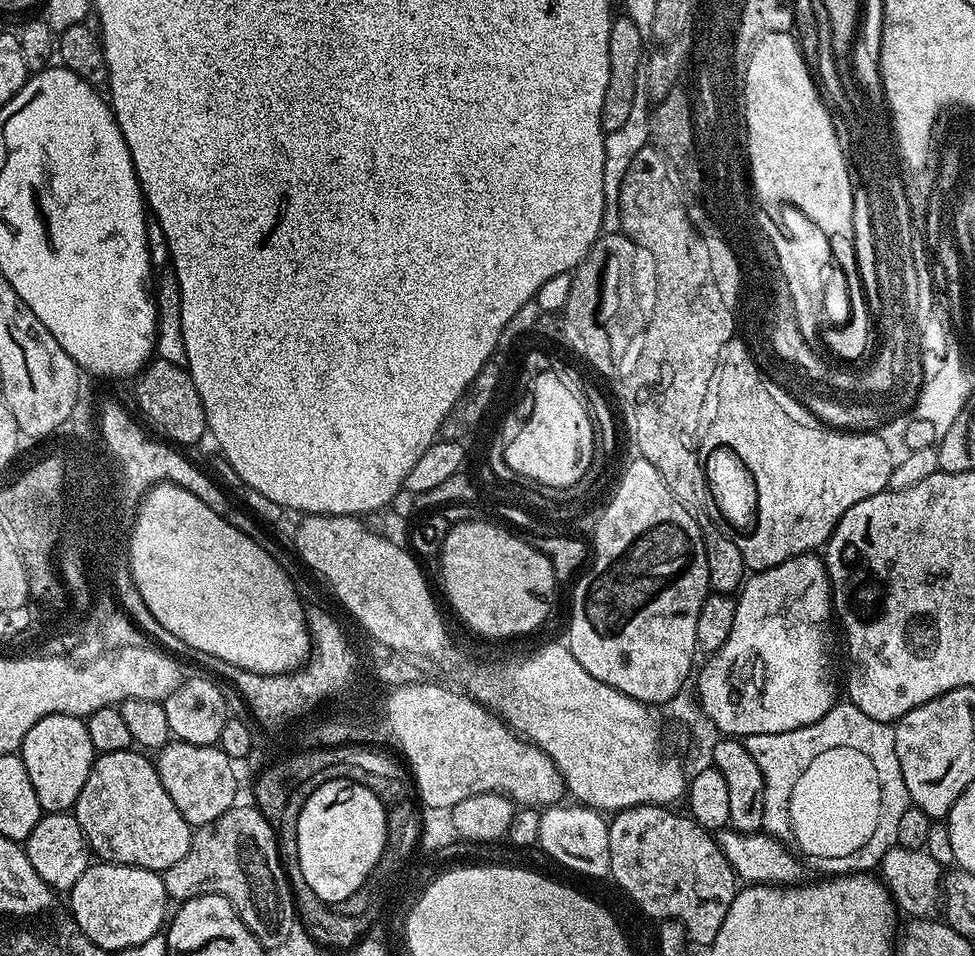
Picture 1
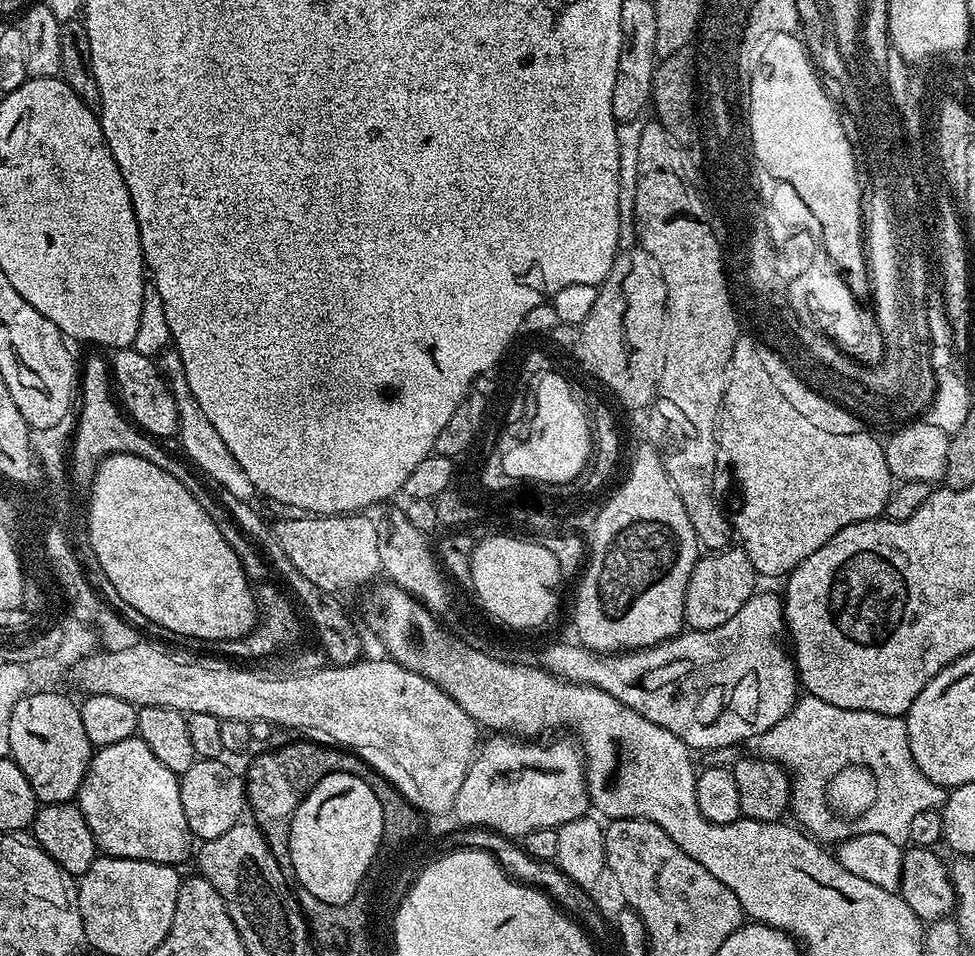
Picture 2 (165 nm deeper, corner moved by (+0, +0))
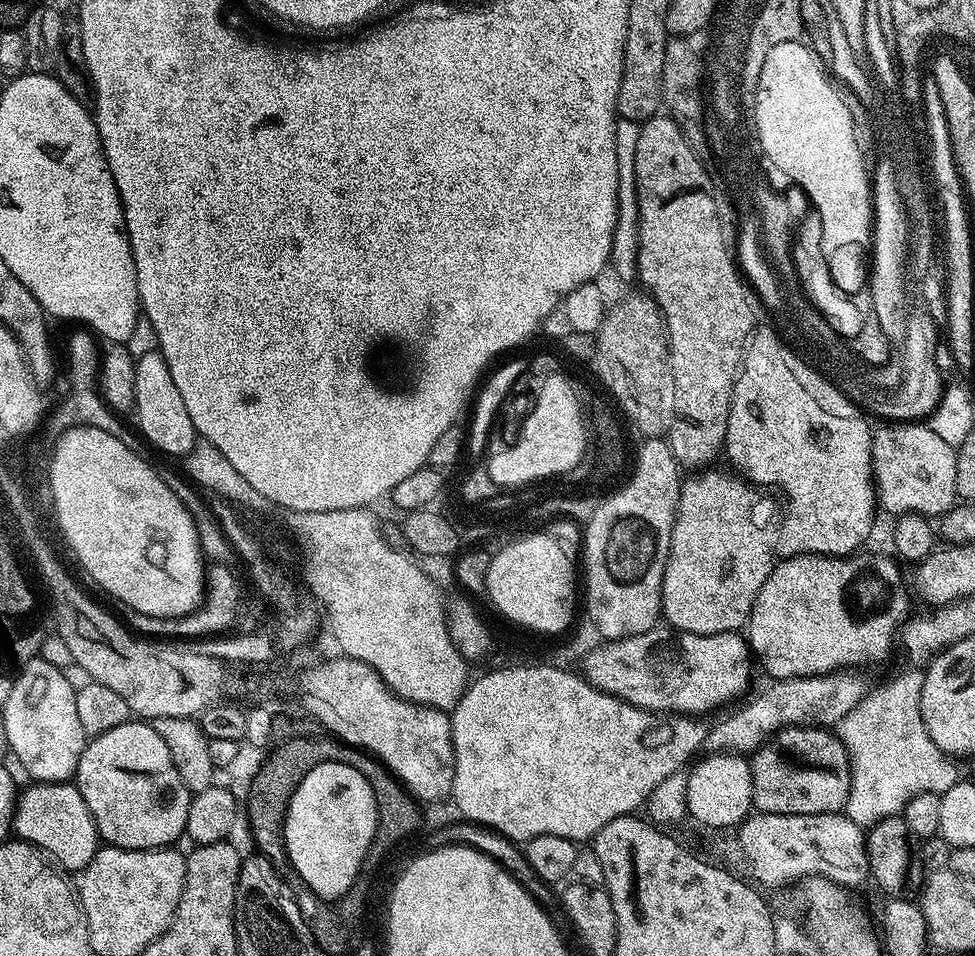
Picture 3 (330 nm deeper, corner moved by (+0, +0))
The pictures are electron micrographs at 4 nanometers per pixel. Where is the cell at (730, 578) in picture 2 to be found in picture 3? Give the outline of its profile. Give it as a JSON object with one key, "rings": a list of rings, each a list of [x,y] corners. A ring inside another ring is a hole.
{"rings":[[[700,470],[683,481],[680,486],[680,501],[676,507],[676,521],[670,538],[670,554],[666,562],[666,574],[662,578],[662,598],[660,610],[663,619],[677,632],[689,632],[690,634],[722,634],[723,632],[740,632],[748,623],[748,615],[754,606],[754,598],[758,598],[758,590],[762,590],[762,582],[770,578],[774,565],[778,560],[776,542],[780,538],[780,526],[782,508],[776,505],[776,500],[771,496],[771,491],[757,486],[739,475],[728,472],[712,472],[713,470]]]}

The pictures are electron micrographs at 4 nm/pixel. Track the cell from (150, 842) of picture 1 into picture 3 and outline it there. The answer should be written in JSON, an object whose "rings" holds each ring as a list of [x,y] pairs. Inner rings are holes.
{"rings":[[[129,722],[122,726],[114,726],[114,730],[106,730],[106,734],[101,736],[91,737],[84,745],[84,753],[76,767],[74,783],[94,818],[97,837],[105,845],[113,848],[125,848],[126,850],[154,850],[155,848],[166,848],[175,845],[177,843],[175,840],[179,836],[183,837],[185,835],[184,827],[186,826],[188,807],[192,801],[192,796],[188,791],[188,787],[182,782],[182,778],[178,778],[178,770],[174,770],[174,758],[170,758],[170,750],[166,750],[166,742],[162,742],[162,738],[158,738],[156,729],[151,723]]]}

